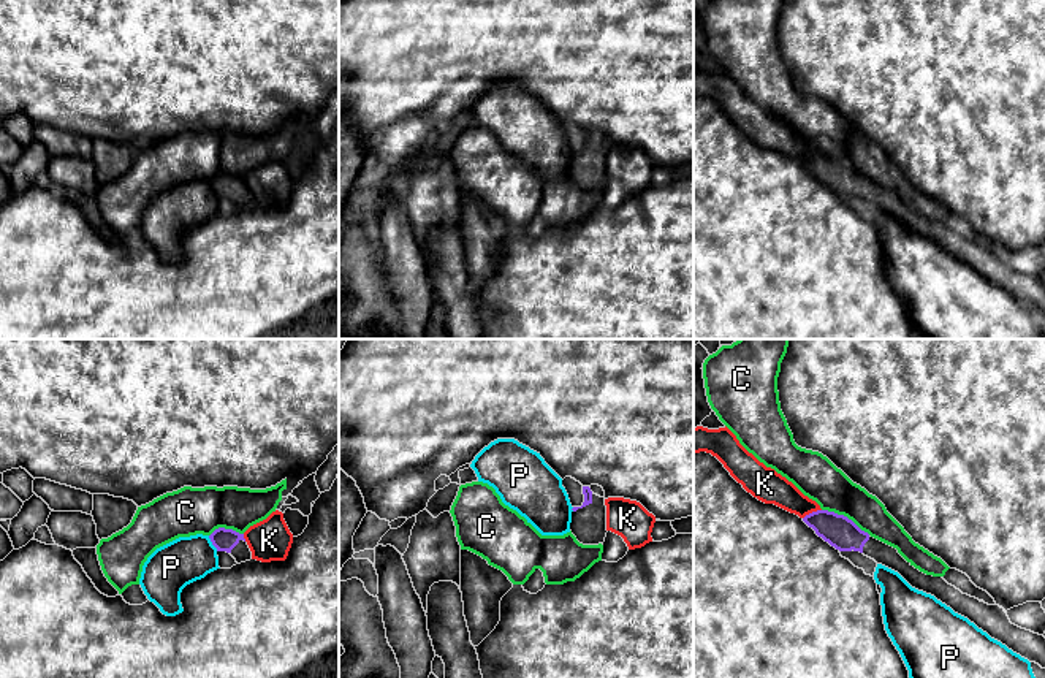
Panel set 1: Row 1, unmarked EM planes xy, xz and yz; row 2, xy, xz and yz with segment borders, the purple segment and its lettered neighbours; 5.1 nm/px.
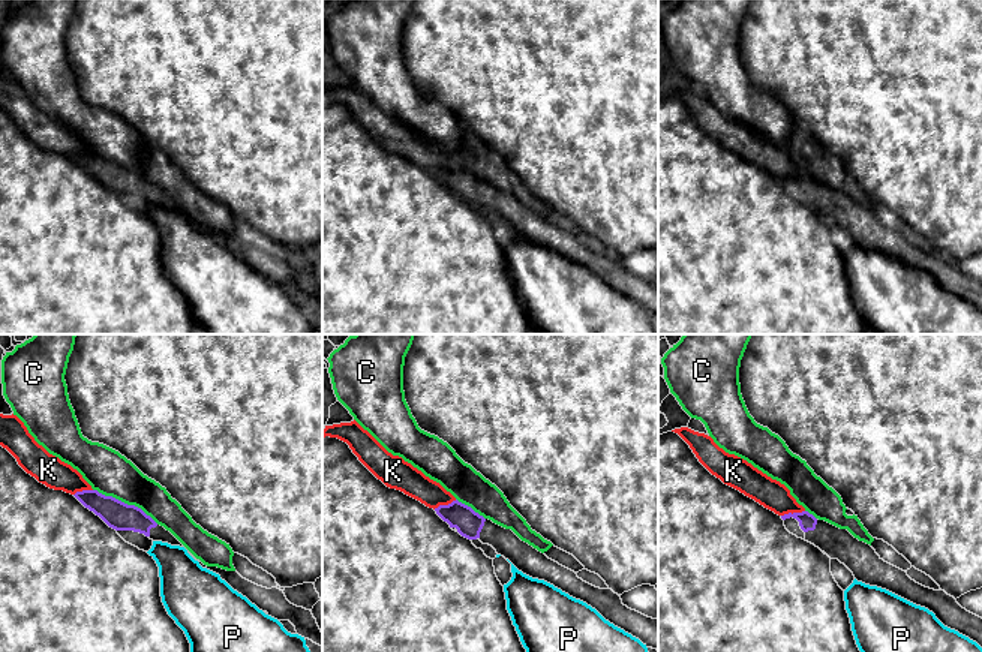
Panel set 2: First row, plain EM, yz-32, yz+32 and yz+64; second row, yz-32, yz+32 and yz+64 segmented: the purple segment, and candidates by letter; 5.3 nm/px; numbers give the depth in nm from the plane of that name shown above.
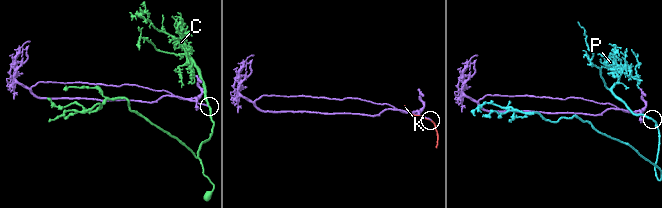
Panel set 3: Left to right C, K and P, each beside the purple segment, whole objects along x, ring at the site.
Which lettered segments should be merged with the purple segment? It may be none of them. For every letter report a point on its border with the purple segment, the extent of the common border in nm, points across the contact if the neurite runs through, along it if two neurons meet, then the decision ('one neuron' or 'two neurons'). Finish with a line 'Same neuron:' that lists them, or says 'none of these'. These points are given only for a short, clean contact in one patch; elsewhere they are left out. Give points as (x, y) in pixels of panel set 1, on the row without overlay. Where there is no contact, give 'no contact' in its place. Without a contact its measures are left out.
C: yz (846, 162) | 280 nm | two neurons
K: yz (811, 159) | 110 nm | two neurons
P: xy (212, 189) | 90 nm | two neurons
Same neuron: none of these

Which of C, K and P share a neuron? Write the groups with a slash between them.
C / K P

